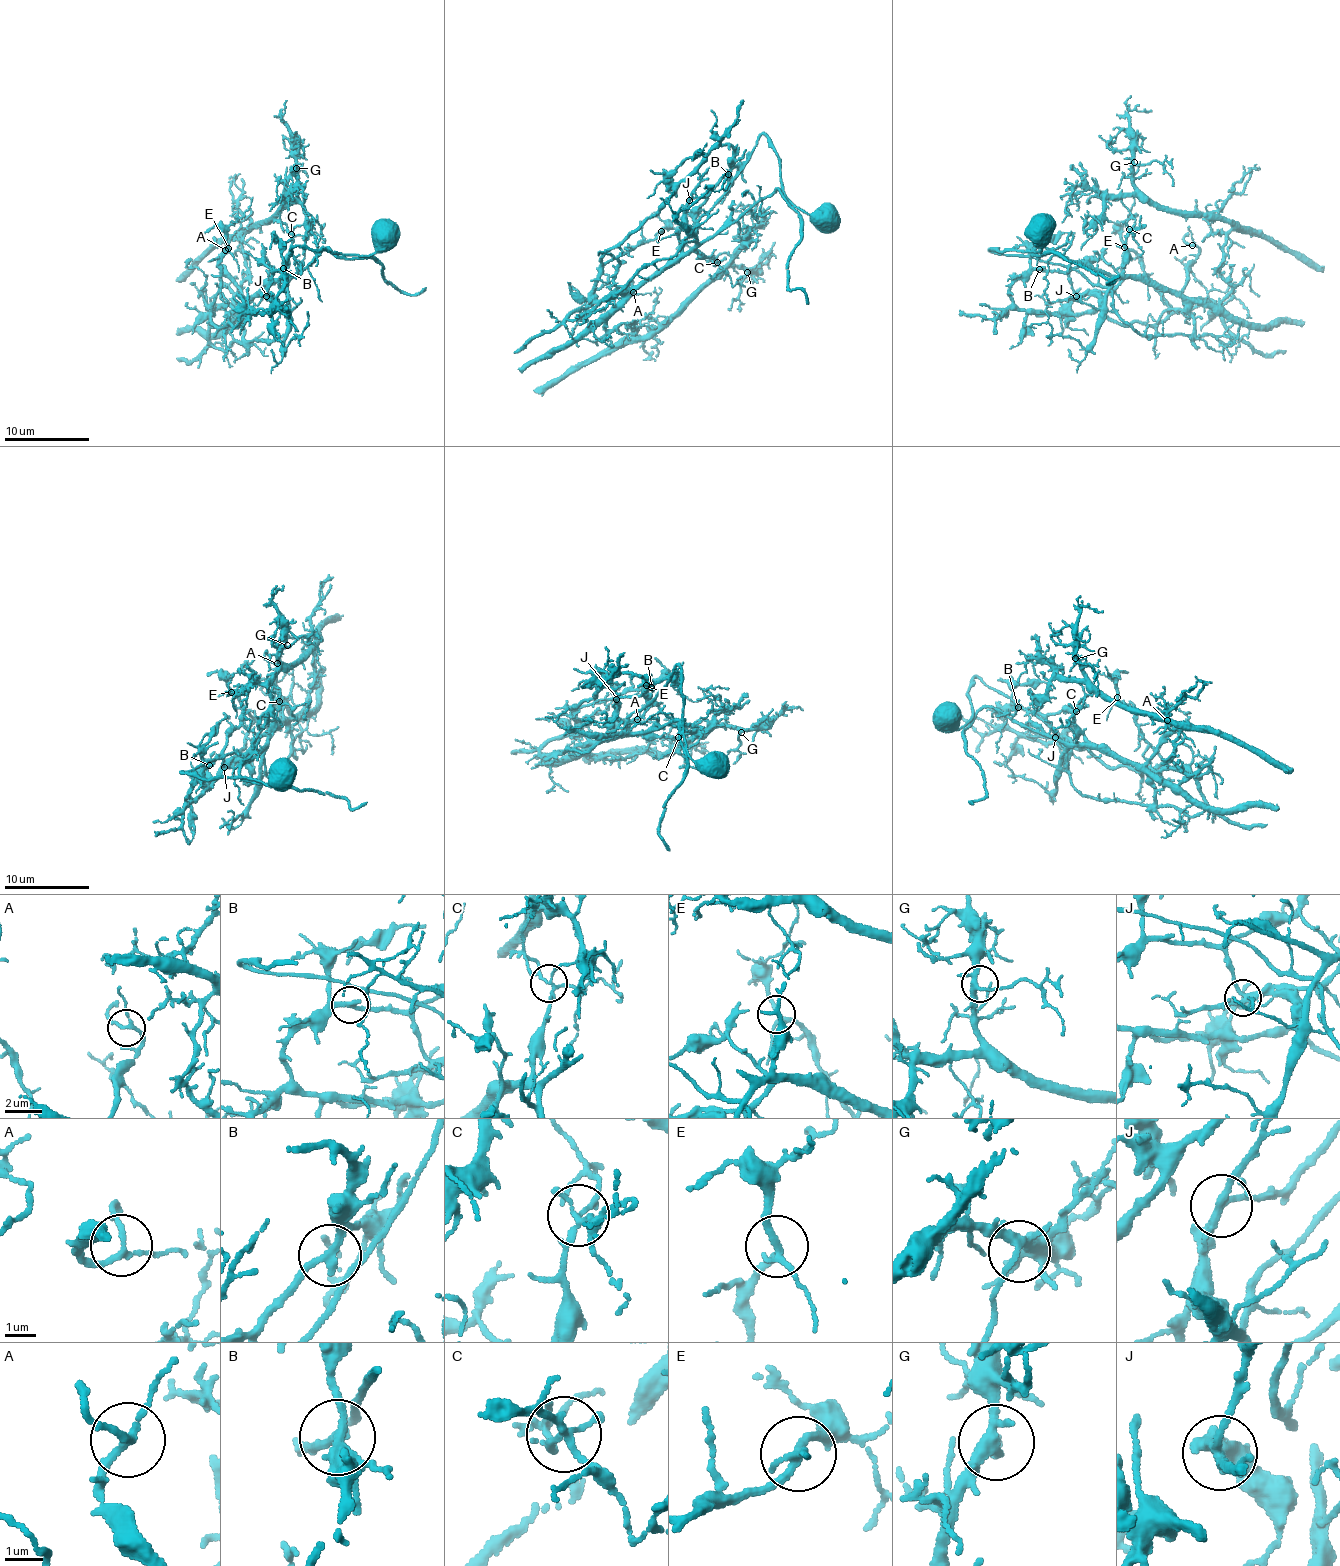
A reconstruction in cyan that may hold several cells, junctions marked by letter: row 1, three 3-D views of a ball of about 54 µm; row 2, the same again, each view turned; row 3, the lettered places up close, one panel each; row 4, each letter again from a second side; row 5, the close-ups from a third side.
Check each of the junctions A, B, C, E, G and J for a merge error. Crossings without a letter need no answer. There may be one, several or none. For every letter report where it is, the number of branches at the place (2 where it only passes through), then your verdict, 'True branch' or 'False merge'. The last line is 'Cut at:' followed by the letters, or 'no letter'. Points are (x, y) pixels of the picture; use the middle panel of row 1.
A: Place: (633, 292). Branches: 3. True branch
B: Place: (728, 174). Branches: 4. False merge
C: Place: (717, 262). Branches: 4. False merge
E: Place: (661, 231). Branches: 3. True branch
G: Place: (747, 272). Branches: 4. True branch
J: Place: (689, 200). Branches: 4. True branch
Cut at: B, C

